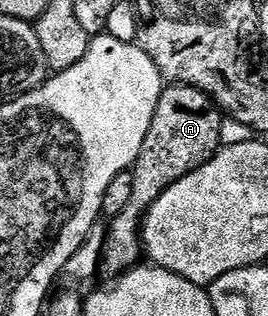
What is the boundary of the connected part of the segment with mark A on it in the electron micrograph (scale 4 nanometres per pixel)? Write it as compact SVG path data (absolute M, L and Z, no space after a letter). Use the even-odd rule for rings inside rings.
M183 85L165 86L160 95L158 109L154 113L154 121L150 121L150 129L146 133L146 141L142 141L142 149L131 168L133 175L133 193L129 204L111 216L112 224L107 224L104 237L104 248L100 254L101 276L115 277L131 271L142 259L142 224L144 214L182 177L186 177L194 169L198 169L206 161L210 161L220 150L220 124L222 112L212 98L197 87Z

